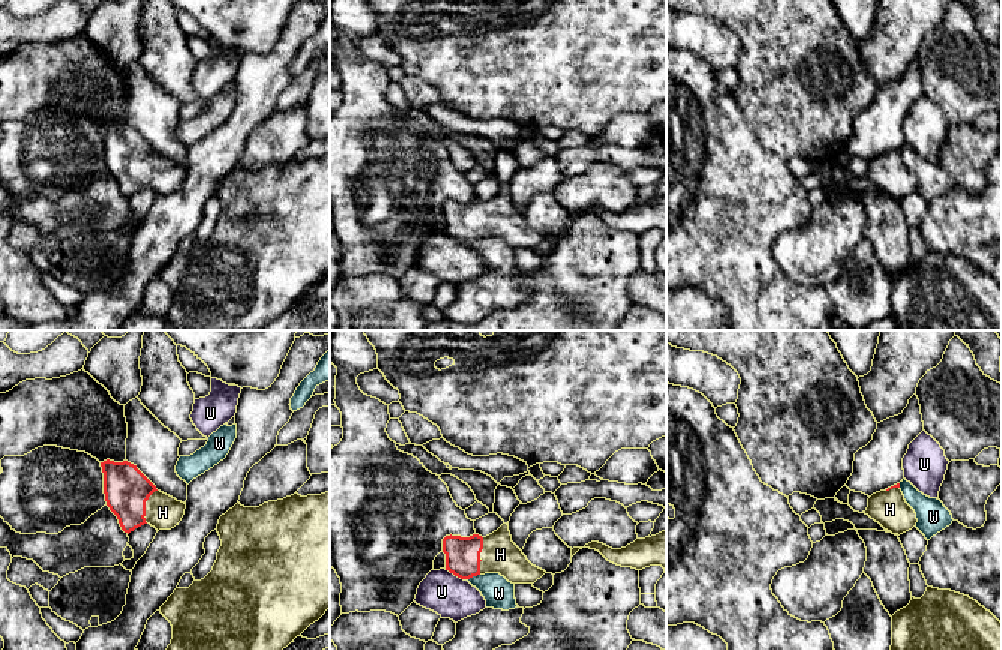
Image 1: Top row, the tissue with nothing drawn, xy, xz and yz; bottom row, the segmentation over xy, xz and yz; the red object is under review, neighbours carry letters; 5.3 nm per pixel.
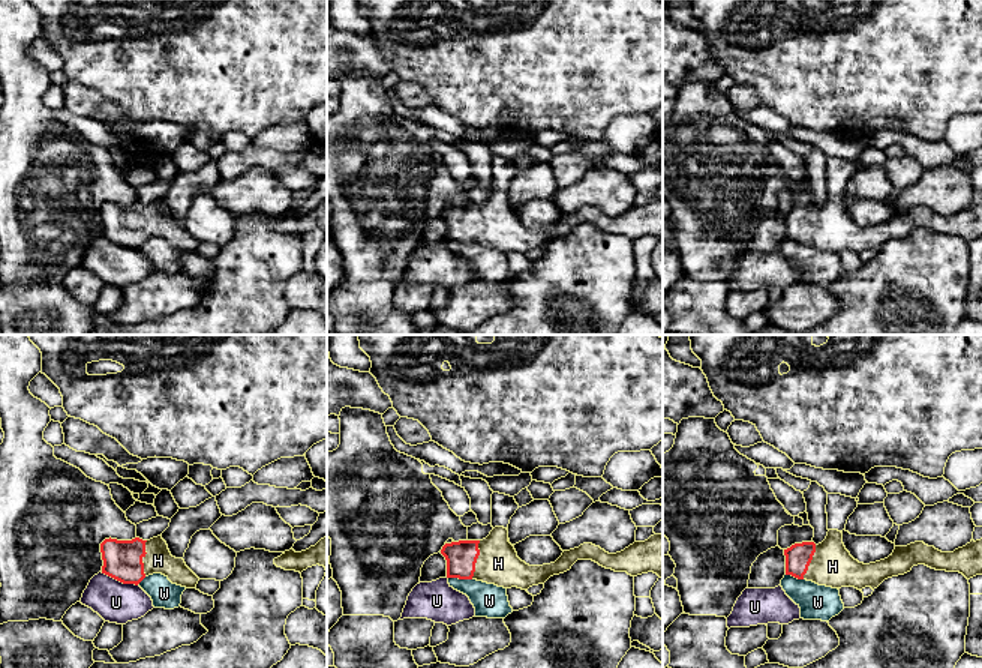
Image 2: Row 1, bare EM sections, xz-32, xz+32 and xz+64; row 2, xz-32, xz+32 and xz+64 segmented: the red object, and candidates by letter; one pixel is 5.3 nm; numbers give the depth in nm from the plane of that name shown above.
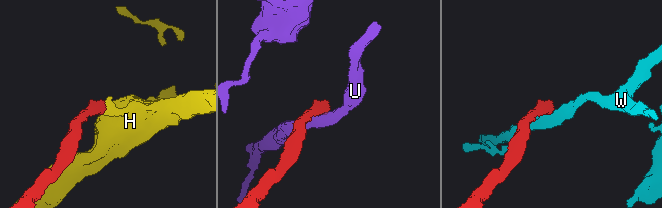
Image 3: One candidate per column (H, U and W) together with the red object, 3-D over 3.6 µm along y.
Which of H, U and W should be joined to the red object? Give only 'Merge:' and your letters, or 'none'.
Merge: H

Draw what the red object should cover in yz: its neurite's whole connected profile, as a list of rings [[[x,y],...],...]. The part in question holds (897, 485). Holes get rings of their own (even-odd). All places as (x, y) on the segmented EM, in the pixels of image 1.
[[[900,483],[873,494],[864,512],[892,534],[903,534],[916,527],[916,513],[906,503]]]

